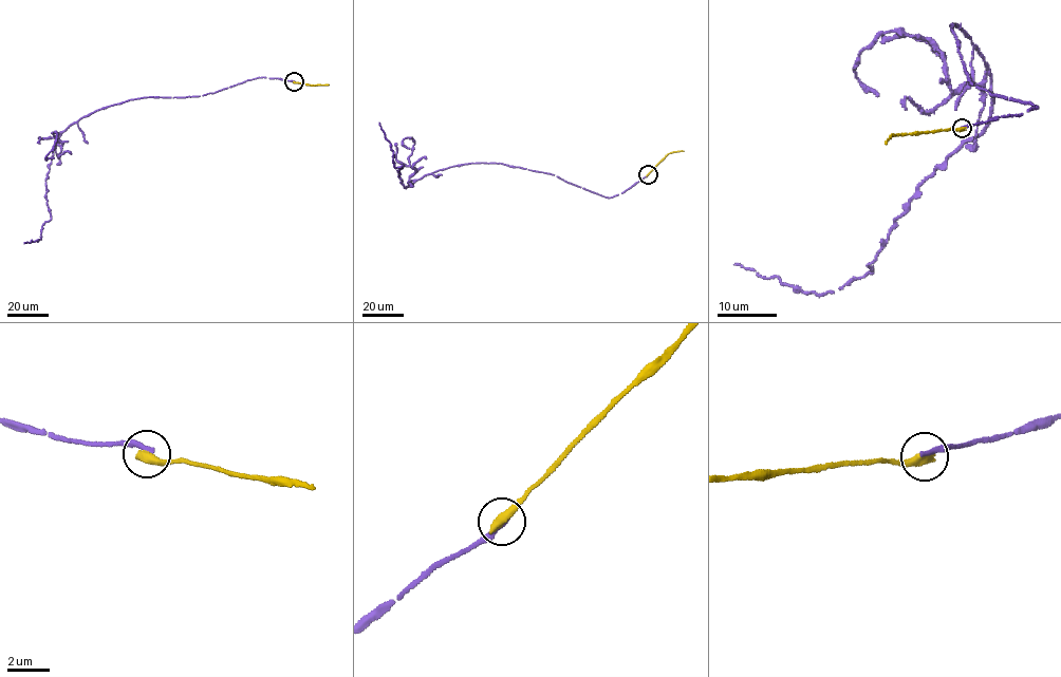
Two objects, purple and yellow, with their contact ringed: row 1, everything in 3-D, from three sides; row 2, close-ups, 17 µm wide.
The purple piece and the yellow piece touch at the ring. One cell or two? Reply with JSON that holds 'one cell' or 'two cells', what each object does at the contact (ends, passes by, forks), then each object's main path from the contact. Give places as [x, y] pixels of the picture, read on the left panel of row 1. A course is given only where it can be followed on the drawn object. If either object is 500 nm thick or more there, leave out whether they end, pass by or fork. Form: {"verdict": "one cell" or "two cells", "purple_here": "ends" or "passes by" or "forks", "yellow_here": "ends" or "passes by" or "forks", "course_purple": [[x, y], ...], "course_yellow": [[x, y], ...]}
{"verdict": "two cells", "course_purple": [[294, 81], [256, 78], [84, 116], [54, 147], [51, 219], [40, 239], [24, 243]], "course_yellow": [[294, 81], [329, 85]]}

